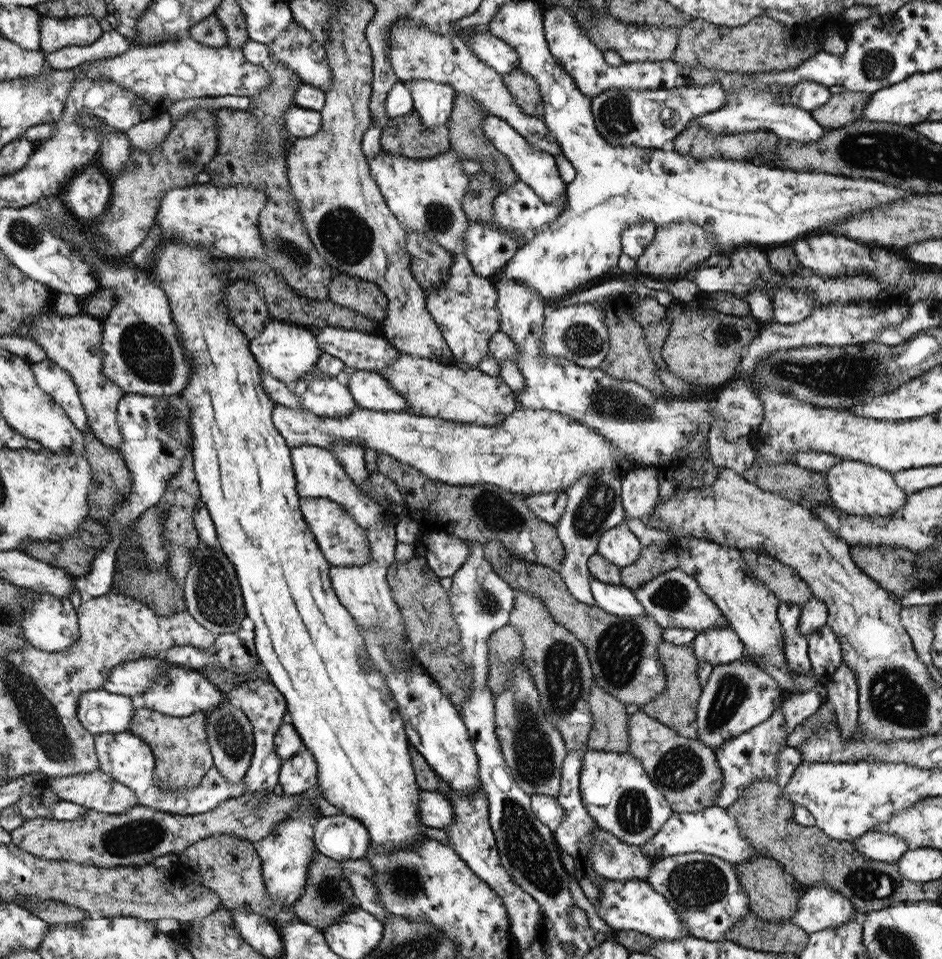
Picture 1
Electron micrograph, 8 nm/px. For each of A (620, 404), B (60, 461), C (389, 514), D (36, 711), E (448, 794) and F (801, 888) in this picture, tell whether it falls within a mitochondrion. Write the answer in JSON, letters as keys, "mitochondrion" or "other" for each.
{"A":"mitochondrion","B":"other","C":"other","D":"mitochondrion","E":"other","F":"other"}

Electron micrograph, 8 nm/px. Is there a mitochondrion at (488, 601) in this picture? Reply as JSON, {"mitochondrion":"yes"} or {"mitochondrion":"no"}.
{"mitochondrion":"yes"}

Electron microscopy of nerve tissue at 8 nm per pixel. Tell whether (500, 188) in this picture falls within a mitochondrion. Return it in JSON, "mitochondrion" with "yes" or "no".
{"mitochondrion":"no"}

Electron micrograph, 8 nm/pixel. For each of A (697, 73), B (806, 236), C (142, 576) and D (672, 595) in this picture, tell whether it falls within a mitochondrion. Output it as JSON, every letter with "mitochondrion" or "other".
{"A":"other","B":"other","C":"mitochondrion","D":"mitochondrion"}

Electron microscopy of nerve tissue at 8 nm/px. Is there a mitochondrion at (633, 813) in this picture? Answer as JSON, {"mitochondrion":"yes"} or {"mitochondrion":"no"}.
{"mitochondrion":"yes"}

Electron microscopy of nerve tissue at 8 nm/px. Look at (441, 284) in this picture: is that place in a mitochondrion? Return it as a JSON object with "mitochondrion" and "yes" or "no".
{"mitochondrion":"no"}

